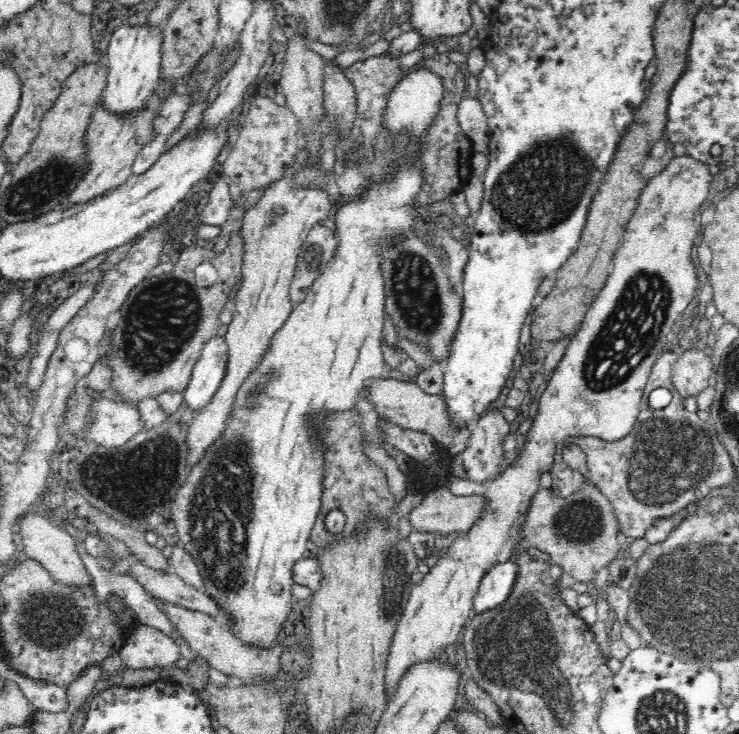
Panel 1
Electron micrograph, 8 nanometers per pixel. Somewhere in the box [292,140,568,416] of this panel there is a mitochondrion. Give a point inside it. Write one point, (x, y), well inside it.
(415, 291)

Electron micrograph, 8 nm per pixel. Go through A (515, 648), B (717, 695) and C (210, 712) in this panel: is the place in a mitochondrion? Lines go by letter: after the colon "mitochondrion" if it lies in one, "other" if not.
A: mitochondrion
B: other
C: other

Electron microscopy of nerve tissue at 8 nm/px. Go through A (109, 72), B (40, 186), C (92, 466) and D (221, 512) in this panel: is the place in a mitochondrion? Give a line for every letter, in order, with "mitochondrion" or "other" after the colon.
A: other
B: mitochondrion
C: mitochondrion
D: mitochondrion

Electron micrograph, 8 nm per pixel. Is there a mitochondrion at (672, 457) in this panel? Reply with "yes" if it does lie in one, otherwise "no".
yes

